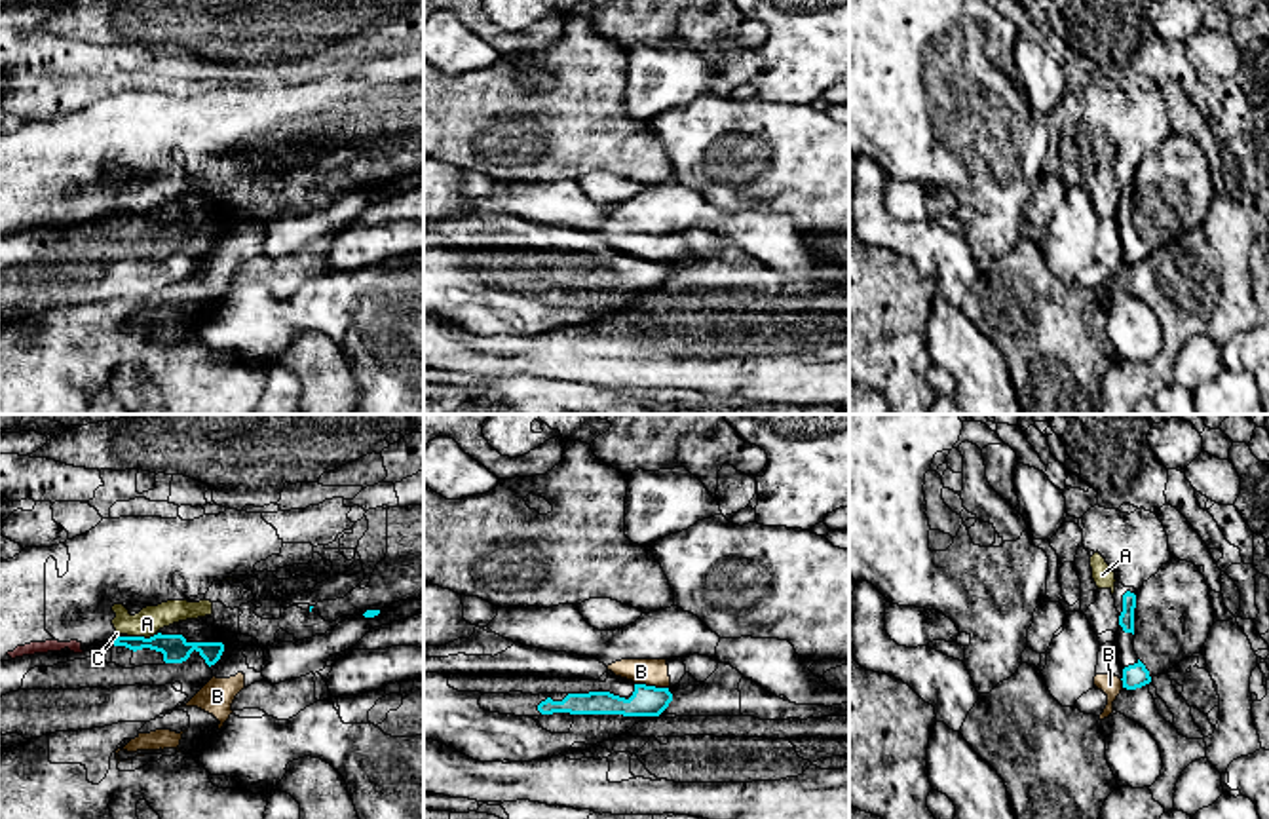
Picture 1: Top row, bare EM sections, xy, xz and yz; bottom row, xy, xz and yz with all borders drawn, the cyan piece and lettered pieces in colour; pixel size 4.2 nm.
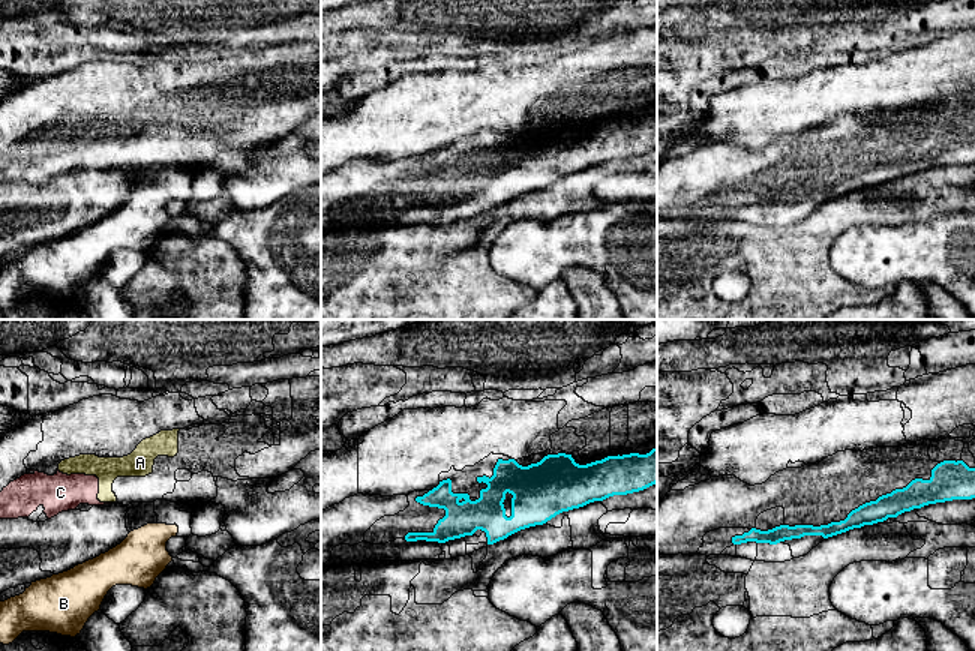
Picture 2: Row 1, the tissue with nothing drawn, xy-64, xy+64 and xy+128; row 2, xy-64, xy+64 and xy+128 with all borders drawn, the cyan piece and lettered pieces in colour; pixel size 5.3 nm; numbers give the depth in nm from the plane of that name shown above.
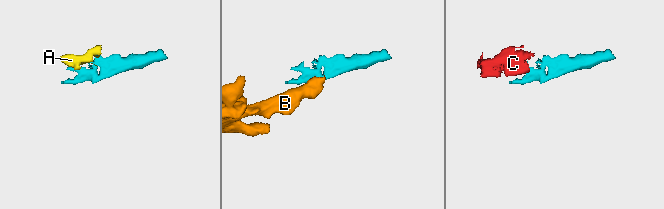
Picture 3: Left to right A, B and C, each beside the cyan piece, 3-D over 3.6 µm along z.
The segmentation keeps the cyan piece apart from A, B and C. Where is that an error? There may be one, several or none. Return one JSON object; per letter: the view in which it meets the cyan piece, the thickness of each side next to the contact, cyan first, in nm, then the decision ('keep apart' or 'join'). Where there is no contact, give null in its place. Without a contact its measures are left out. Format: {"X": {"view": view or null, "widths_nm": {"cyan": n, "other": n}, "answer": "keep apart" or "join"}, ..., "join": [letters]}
{"A": {"view": "xy", "widths_nm": {"cyan": 120, "other": 120}, "answer": "keep apart"}, "B": {"view": "xz", "widths_nm": {"cyan": 130, "other": 110}, "answer": "keep apart"}, "C": {"view": "xy", "widths_nm": {"cyan": 120, "other": 20}, "answer": "keep apart"}, "join": []}

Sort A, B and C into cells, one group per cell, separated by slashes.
A C / B

